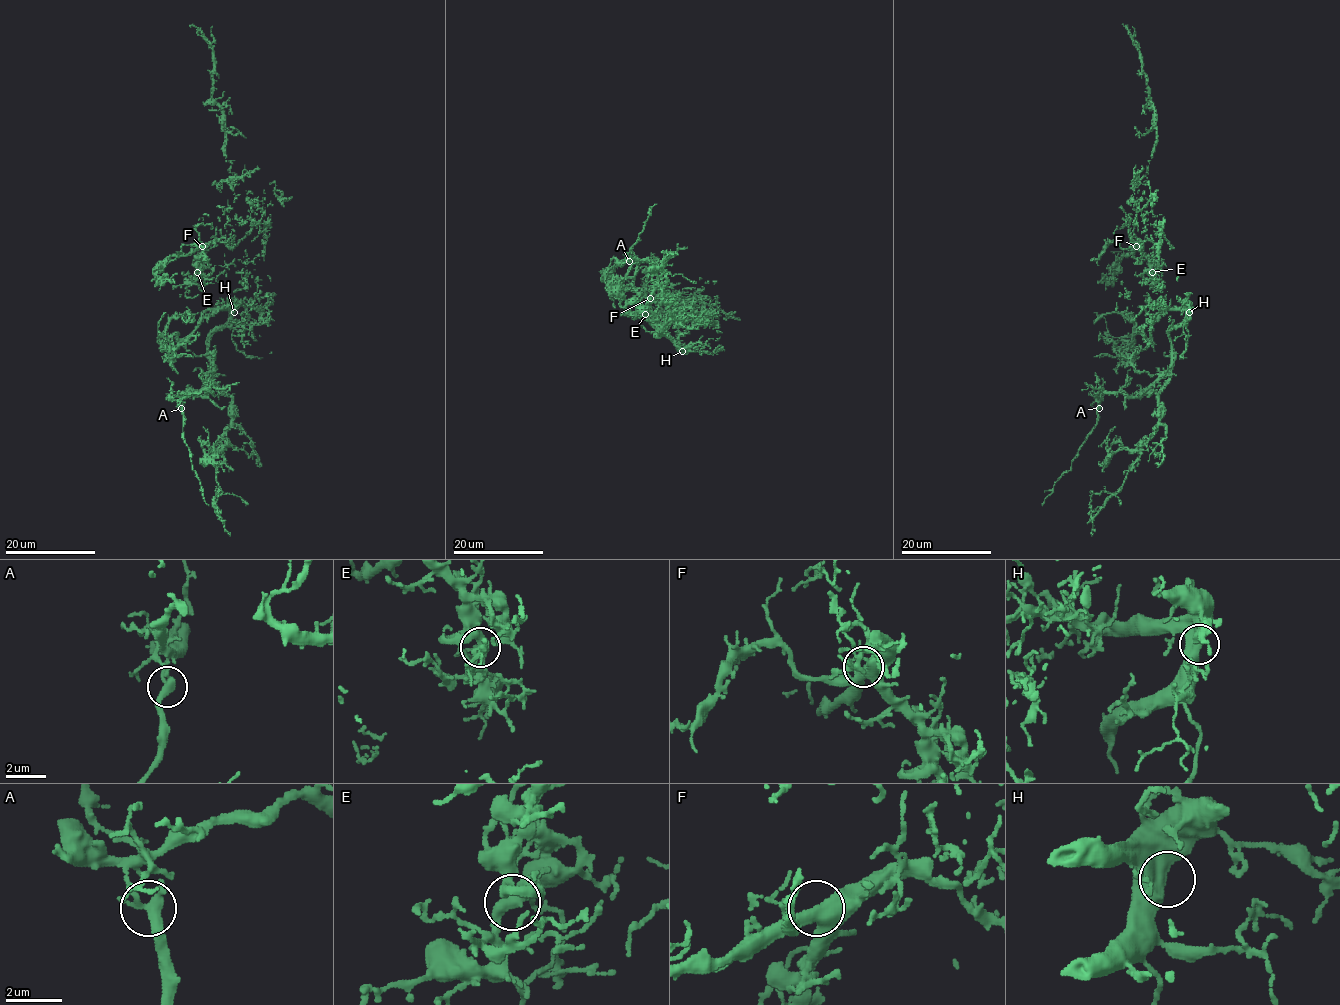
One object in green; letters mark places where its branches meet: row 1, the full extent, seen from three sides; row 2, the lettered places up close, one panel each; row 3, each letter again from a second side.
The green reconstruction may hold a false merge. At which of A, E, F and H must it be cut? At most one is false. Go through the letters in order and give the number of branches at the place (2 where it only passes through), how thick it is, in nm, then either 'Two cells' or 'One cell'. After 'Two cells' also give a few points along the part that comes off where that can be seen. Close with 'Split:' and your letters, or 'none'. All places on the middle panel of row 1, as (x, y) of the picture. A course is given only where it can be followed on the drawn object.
A: Branches: 2. Thickness 380 nm. One cell
E: Branches: 2. Thickness 460 nm. One cell
F: Branches: 2. Thickness 500 nm. One cell
H: Branches: 2. Thickness 500 nm. One cell
Split: none

